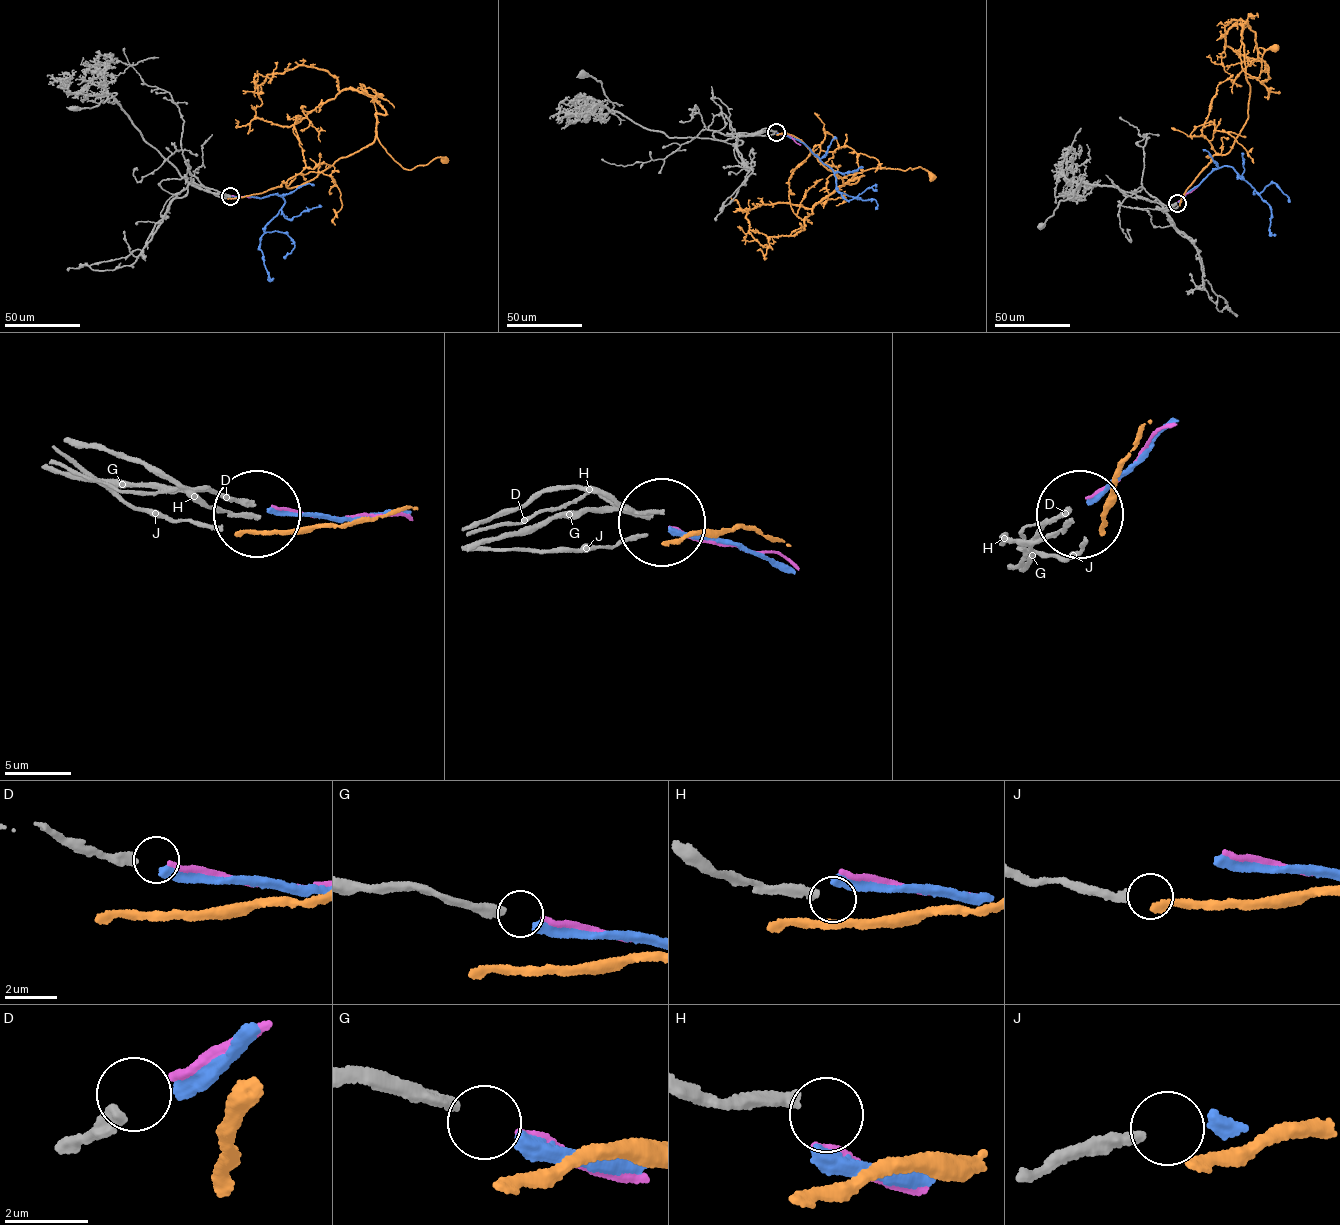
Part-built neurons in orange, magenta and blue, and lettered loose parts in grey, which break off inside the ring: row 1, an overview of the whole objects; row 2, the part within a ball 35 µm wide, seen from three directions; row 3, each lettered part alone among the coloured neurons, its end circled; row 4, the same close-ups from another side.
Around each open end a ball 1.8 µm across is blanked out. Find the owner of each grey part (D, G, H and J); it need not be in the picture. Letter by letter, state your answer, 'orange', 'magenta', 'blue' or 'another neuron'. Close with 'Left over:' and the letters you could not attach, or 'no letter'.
D: magenta
G: blue
H: another neuron
J: another neuron
Left over: H, J

